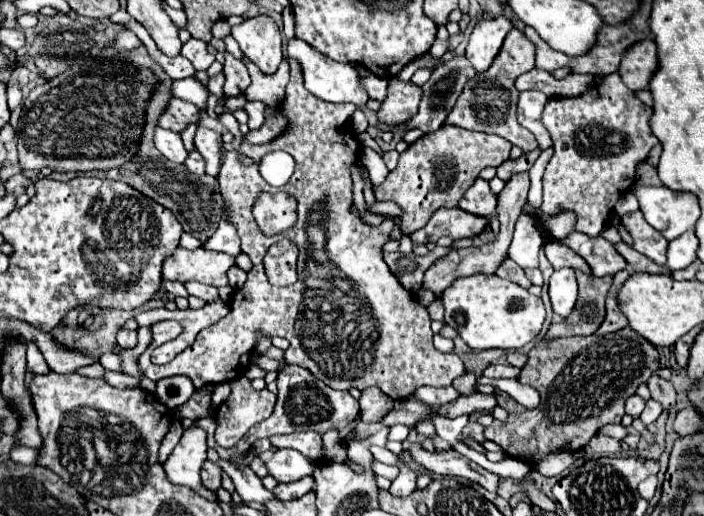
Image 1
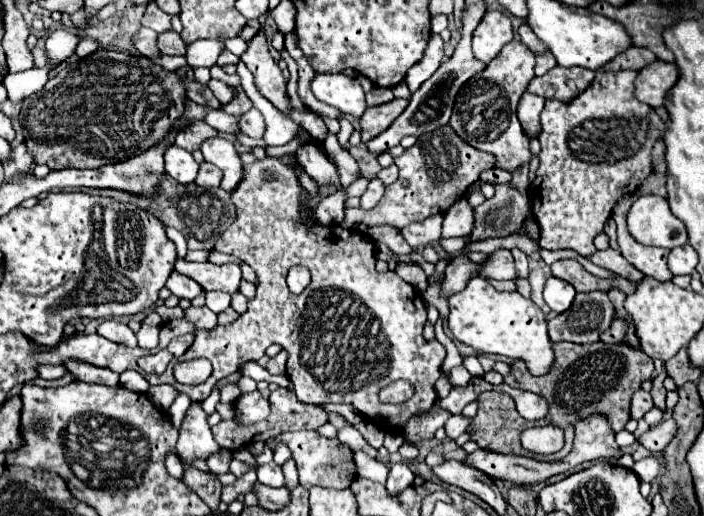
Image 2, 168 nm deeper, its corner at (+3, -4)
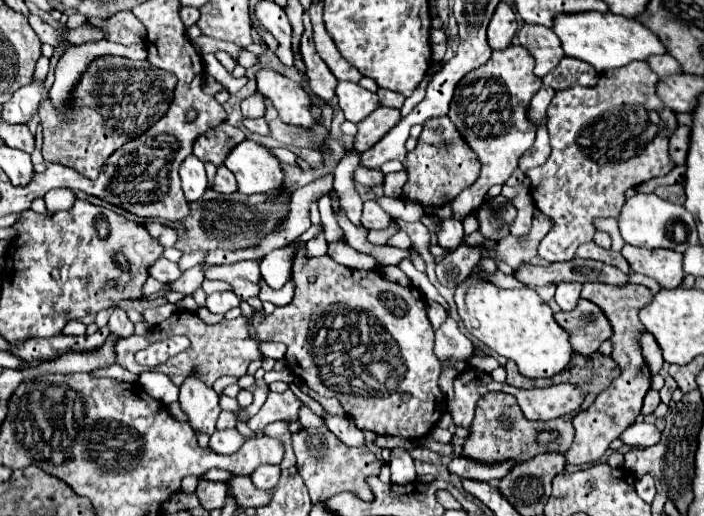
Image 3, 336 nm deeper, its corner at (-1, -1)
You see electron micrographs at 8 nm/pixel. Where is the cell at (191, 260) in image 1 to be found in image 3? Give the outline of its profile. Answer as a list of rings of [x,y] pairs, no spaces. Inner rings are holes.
[[[260,259],[238,261],[234,265],[214,265],[206,269],[206,279],[220,279],[234,287],[240,299],[258,297],[260,293]]]

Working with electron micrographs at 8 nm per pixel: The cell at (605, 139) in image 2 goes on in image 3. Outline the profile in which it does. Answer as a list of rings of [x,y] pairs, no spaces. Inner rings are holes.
[[[632,63],[624,69],[602,73],[600,83],[594,87],[574,85],[558,91],[552,99],[546,123],[552,143],[552,155],[544,165],[526,173],[536,207],[554,221],[552,233],[548,233],[544,237],[544,243],[540,243],[538,247],[538,255],[548,263],[574,259],[578,245],[592,241],[596,233],[592,221],[596,217],[618,217],[624,205],[624,193],[628,189],[638,187],[652,177],[668,175],[674,169],[674,161],[668,155],[668,139],[676,131],[678,121],[676,113],[668,109],[656,95],[658,81],[660,77],[650,71],[648,63]]]

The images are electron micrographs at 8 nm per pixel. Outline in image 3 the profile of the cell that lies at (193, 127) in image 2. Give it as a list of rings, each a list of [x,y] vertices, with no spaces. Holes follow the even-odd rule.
[[[230,123],[220,125],[220,129],[210,129],[204,137],[196,139],[194,145],[194,155],[200,161],[210,161],[216,167],[224,163],[228,153],[246,139],[246,133]]]

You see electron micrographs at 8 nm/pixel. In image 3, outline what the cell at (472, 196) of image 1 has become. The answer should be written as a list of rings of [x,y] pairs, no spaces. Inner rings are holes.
[[[448,219],[448,221],[442,221],[442,227],[440,231],[436,233],[436,243],[442,247],[442,249],[456,249],[460,245],[460,239],[462,239],[462,221],[458,219]]]

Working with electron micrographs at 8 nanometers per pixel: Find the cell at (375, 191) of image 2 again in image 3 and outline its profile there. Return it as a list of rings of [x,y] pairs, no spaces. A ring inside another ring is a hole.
[[[366,201],[362,213],[362,225],[366,229],[388,229],[392,225],[392,217],[376,201]]]

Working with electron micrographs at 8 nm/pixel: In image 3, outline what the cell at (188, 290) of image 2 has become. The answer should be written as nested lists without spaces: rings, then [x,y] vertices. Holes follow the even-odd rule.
[[[164,257],[158,259],[156,263],[152,263],[148,267],[148,273],[150,273],[150,277],[154,277],[154,279],[158,279],[162,283],[172,283],[172,281],[176,281],[176,277],[182,275],[182,271],[178,269],[178,265],[172,263],[172,261],[168,261],[168,259],[164,259]]]

